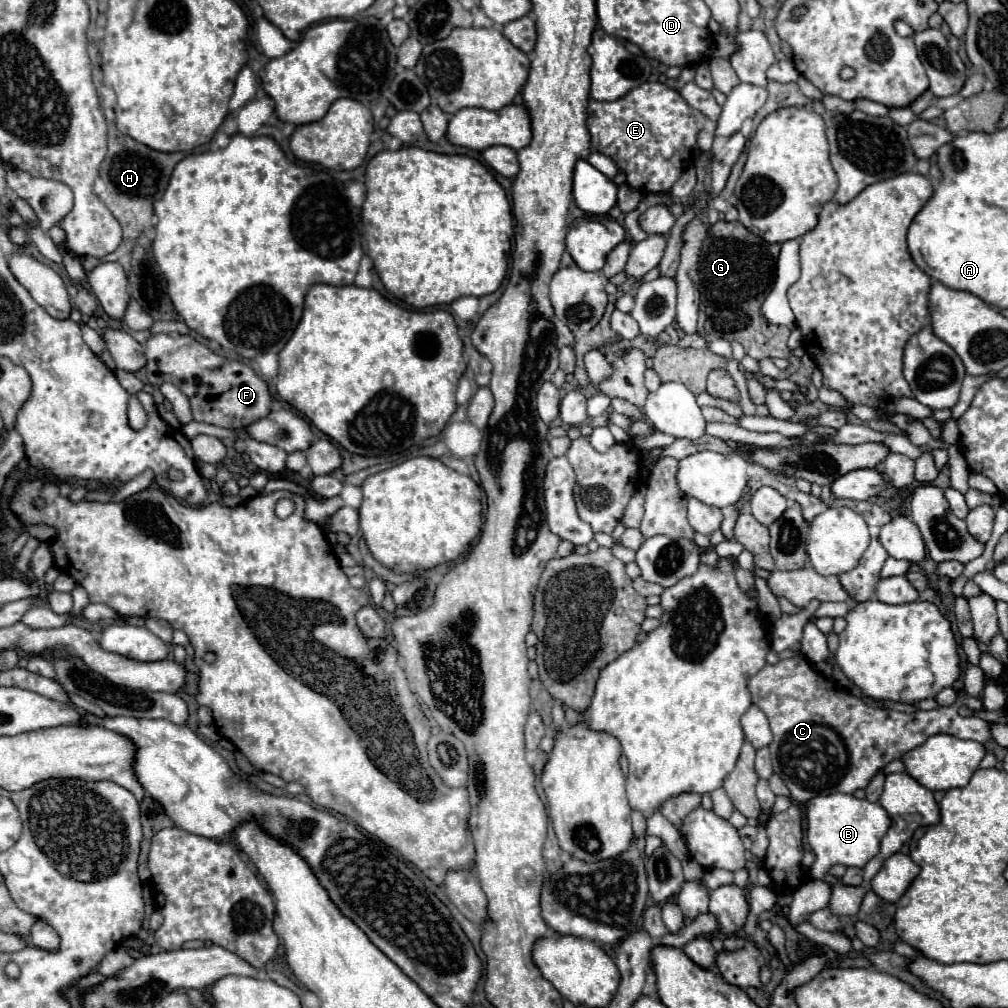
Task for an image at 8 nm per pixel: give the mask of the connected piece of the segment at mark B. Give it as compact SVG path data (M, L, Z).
M833 793L833 795L819 795L813 797L807 803L807 841L817 855L817 861L811 867L811 877L813 879L823 879L829 871L831 865L845 865L845 867L865 867L869 859L873 859L879 853L879 843L881 837L887 833L891 821L885 809L879 803L871 803L867 799L857 799L847 793Z

